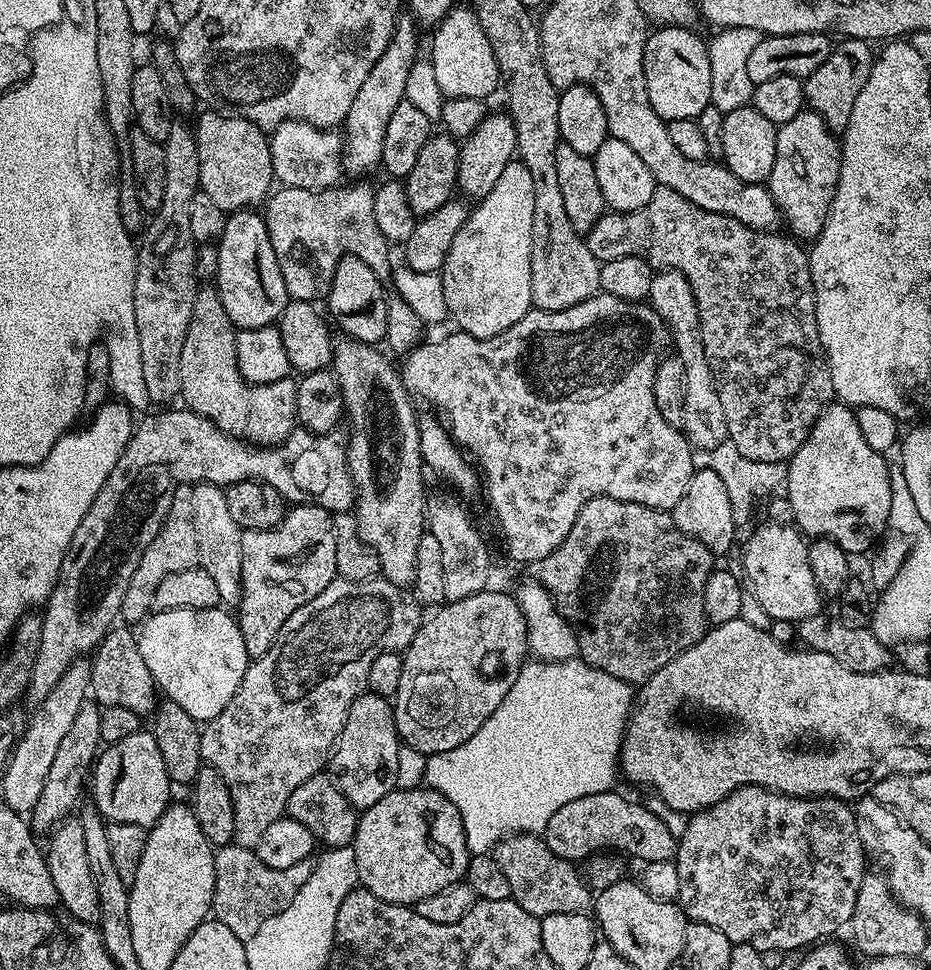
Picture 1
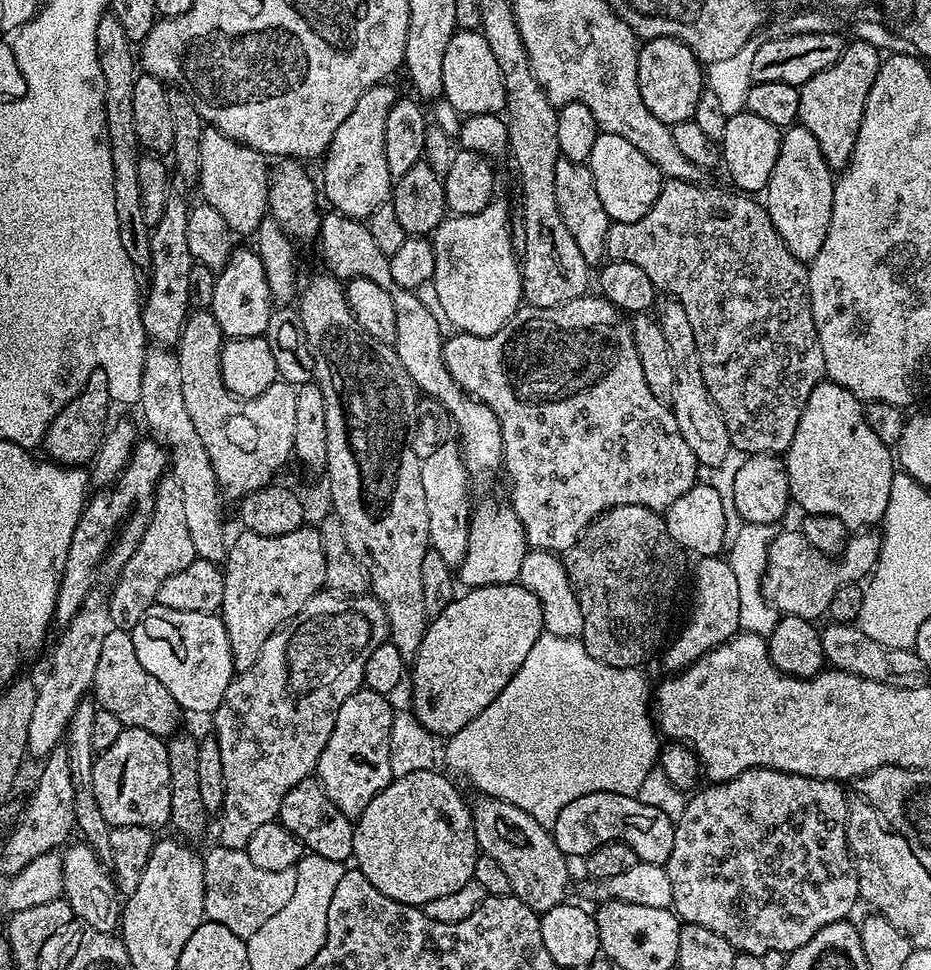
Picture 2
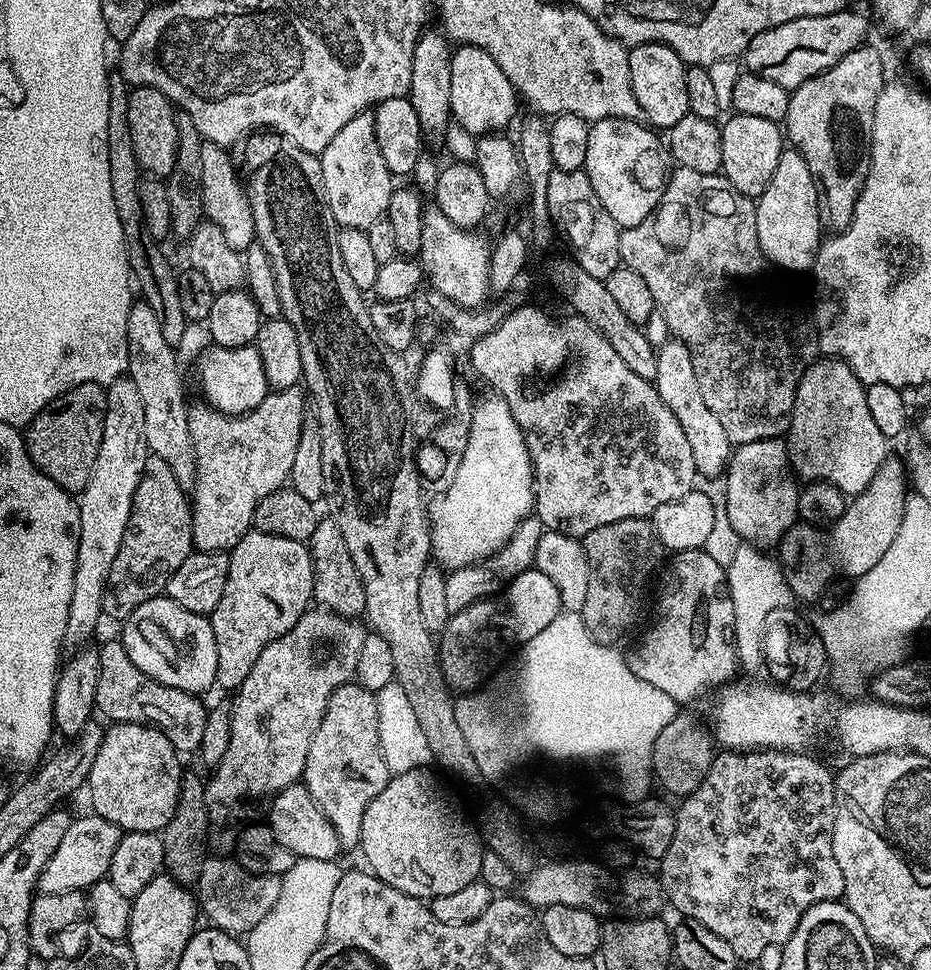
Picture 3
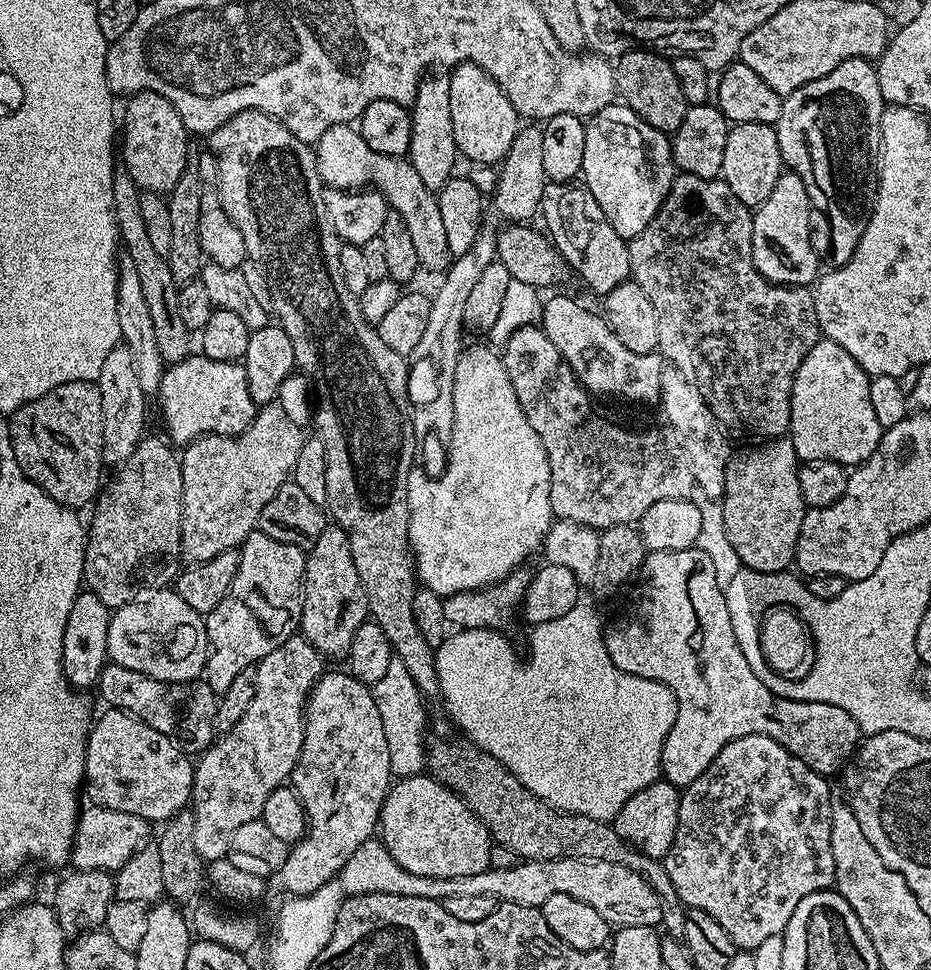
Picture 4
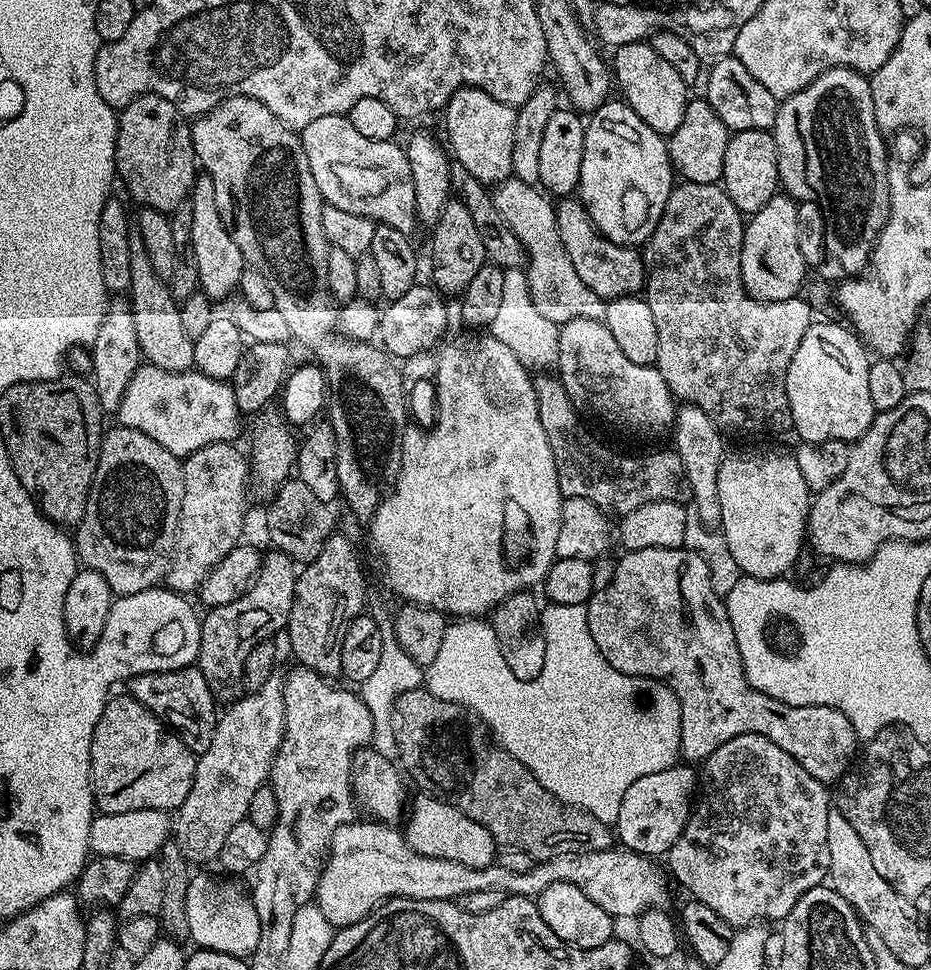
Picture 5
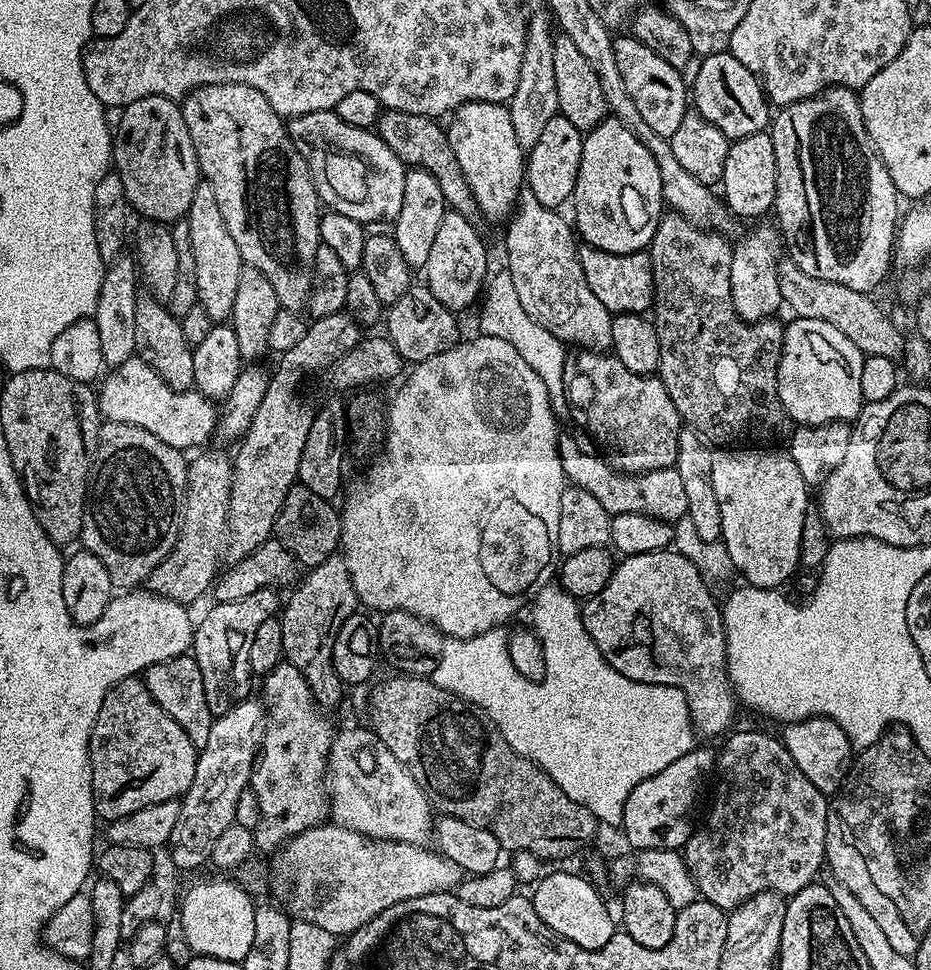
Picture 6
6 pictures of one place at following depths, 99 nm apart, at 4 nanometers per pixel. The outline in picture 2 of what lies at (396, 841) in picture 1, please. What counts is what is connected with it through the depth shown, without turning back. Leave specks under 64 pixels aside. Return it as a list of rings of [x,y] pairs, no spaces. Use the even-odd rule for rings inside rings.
[[[417,770],[405,777],[394,778],[372,799],[370,806],[355,817],[352,855],[355,867],[366,874],[386,898],[394,898],[394,902],[423,906],[426,902],[434,902],[434,898],[454,894],[454,890],[473,880],[478,855],[469,801],[464,801],[463,794],[440,770]]]

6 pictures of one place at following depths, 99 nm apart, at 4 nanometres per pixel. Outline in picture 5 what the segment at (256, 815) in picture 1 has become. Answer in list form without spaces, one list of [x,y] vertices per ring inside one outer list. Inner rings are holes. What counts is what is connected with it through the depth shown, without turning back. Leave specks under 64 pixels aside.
[[[279,675],[272,676],[257,692],[248,692],[219,713],[214,738],[210,738],[210,750],[199,753],[190,794],[186,794],[186,802],[182,802],[174,816],[174,841],[189,865],[204,864],[207,860],[215,861],[219,857],[230,829],[246,819],[254,790],[265,787],[272,770],[272,759],[283,737],[284,690]]]

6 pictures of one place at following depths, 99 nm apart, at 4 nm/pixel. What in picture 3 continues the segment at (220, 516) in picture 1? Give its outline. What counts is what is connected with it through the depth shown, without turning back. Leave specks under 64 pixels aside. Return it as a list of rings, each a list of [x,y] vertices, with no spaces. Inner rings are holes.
[[[133,303],[130,318],[126,318],[126,327],[126,342],[129,343],[126,372],[142,397],[143,421],[146,422],[146,442],[149,453],[162,458],[162,462],[166,462],[166,466],[170,466],[174,478],[178,478],[178,486],[182,486],[185,490],[191,489],[192,483],[196,481],[196,459],[194,458],[194,442],[190,442],[189,401],[184,400],[184,380],[180,377],[180,364],[176,361],[177,349],[170,342],[166,342],[162,329],[158,326],[158,318],[155,316],[154,310],[150,310],[148,304]]]

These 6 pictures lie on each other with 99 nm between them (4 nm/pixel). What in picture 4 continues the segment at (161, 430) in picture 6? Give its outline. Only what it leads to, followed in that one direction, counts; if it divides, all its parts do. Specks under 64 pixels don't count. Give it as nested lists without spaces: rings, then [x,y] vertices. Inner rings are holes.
[[[189,354],[186,359],[165,367],[158,399],[164,411],[164,428],[169,436],[167,439],[179,446],[187,446],[200,436],[238,436],[251,426],[258,411],[254,398],[250,398],[250,389],[246,386],[243,363],[214,362],[214,358],[206,358],[202,354]]]

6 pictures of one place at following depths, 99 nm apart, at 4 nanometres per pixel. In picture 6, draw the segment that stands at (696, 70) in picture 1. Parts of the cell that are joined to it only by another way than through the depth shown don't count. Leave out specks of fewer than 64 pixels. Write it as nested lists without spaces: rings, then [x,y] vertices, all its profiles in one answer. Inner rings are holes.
[[[631,34],[617,35],[612,45],[614,58],[618,58],[618,70],[626,82],[626,90],[630,90],[630,98],[634,98],[634,106],[638,106],[638,114],[642,114],[646,126],[650,126],[654,134],[671,138],[690,108],[690,92],[680,77],[680,69],[658,58],[650,46],[642,46]]]

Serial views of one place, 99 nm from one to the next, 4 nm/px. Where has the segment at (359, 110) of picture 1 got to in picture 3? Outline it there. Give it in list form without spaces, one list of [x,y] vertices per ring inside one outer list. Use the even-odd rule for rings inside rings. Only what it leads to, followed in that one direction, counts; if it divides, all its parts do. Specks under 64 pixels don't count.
[[[375,111],[359,112],[334,138],[330,146],[318,154],[322,170],[324,201],[330,214],[341,229],[357,228],[366,230],[374,222],[385,219],[390,206],[390,194],[394,187],[392,171],[386,166],[382,154],[378,154],[378,138],[374,138]]]

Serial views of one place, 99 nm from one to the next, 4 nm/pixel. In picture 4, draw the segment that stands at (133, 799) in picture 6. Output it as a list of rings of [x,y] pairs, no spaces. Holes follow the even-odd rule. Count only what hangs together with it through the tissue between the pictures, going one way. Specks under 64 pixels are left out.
[[[108,708],[88,729],[88,745],[84,751],[84,778],[86,792],[97,808],[122,810],[122,814],[138,814],[149,822],[167,822],[177,812],[189,807],[192,799],[192,773],[194,764],[183,748],[166,734],[158,734],[146,722],[117,708]]]

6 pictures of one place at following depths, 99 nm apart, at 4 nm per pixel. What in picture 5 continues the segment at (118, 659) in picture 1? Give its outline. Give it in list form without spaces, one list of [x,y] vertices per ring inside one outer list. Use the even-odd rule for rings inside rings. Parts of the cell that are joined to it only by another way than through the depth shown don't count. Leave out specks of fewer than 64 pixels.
[[[198,666],[138,674],[127,681],[126,688],[146,710],[164,721],[191,752],[210,750],[210,738],[214,738],[218,719],[218,701],[210,694],[210,686],[206,686],[206,678]]]

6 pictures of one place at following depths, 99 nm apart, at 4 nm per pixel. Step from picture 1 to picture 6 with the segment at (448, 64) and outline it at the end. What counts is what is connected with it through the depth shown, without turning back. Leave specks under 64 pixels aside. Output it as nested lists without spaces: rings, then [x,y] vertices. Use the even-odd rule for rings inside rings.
[[[475,100],[457,108],[450,120],[452,125],[446,128],[450,146],[454,146],[454,158],[458,158],[470,190],[474,190],[474,202],[478,202],[485,221],[507,221],[526,180],[526,152],[518,146],[518,138],[514,138],[514,125],[510,123],[507,107]]]

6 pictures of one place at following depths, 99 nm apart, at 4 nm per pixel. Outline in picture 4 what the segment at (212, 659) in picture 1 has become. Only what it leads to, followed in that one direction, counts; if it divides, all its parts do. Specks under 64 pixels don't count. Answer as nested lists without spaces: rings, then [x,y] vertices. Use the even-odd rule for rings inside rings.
[[[157,590],[147,598],[133,600],[131,604],[122,606],[118,614],[112,618],[114,638],[108,642],[108,659],[113,664],[126,670],[134,670],[146,674],[150,678],[182,682],[203,677],[204,663],[208,657],[208,635],[204,629],[205,617],[199,612],[190,610],[186,602],[175,590]]]

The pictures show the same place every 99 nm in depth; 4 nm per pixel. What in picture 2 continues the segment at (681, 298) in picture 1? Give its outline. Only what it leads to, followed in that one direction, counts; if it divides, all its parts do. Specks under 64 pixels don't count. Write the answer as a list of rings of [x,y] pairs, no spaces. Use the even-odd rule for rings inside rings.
[[[668,298],[665,301],[664,305],[659,305],[661,308],[658,319],[662,335],[666,338],[666,346],[670,346],[670,362],[674,366],[674,394],[670,405],[672,413],[678,422],[678,430],[682,430],[682,438],[686,438],[686,446],[694,450],[697,465],[721,466],[733,451],[726,422],[706,390],[706,378],[702,378],[698,346],[694,342],[694,329],[690,327],[686,310],[682,310],[677,300]]]

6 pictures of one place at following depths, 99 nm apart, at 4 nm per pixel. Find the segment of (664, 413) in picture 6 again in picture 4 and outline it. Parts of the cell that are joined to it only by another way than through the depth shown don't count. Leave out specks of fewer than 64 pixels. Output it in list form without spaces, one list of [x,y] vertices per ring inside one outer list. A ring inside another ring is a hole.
[[[552,296],[549,300],[547,297],[540,309],[538,324],[546,338],[554,342],[554,350],[562,354],[576,380],[593,397],[613,396],[632,404],[659,405],[662,374],[666,367],[659,351],[634,354],[634,350],[626,350],[601,313],[583,308],[572,296]]]

